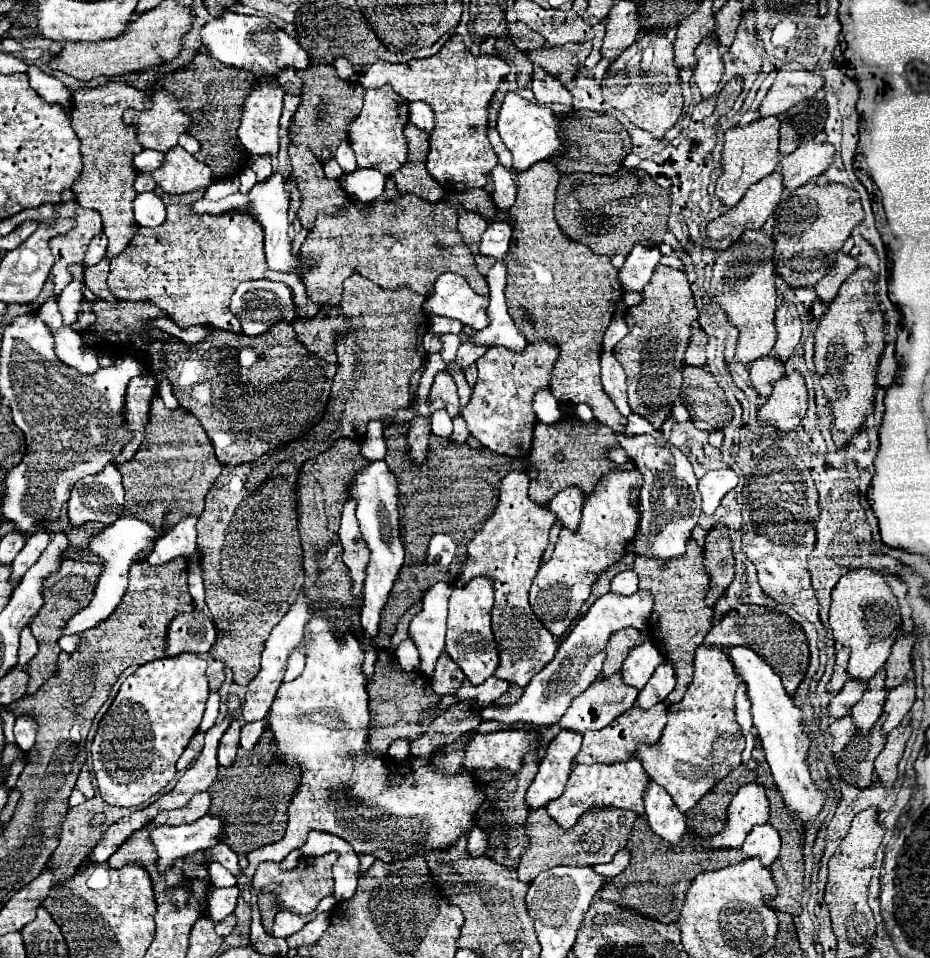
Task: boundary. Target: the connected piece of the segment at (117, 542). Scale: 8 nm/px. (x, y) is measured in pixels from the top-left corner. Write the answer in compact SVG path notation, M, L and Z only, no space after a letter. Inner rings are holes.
M123 517L123 519L115 521L113 525L105 527L99 533L99 537L95 537L95 541L91 543L91 553L99 555L105 561L105 573L101 575L101 583L97 585L97 593L95 593L91 605L69 619L69 625L63 631L65 635L87 631L87 629L99 625L101 621L105 621L115 611L115 607L123 601L123 595L125 595L125 591L129 587L129 569L131 569L131 565L137 563L137 561L143 561L143 557L137 555L137 553L149 555L153 551L153 545L155 545L157 539L159 539L157 531L151 525L147 525L145 521L137 519L137 517Z

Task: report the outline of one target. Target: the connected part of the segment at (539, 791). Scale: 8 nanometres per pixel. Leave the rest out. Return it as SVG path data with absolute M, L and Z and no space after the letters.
M561 731L545 751L545 757L539 765L539 773L535 775L531 789L527 791L529 811L537 811L545 807L549 801L561 797L567 787L569 773L573 771L573 757L581 749L583 737L579 733Z

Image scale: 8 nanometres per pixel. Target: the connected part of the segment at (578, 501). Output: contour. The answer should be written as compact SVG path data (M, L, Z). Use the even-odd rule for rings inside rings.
M575 485L559 491L549 501L549 509L557 513L557 519L563 523L565 529L577 529L581 517L581 505L583 505L583 491Z

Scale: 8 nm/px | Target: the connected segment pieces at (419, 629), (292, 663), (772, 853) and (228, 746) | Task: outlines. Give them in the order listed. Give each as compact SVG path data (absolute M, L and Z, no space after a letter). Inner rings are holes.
M437 583L433 585L425 599L421 613L409 625L411 639L419 649L420 667L427 677L431 677L439 658L444 650L447 630L447 601L451 597L453 585Z
M295 649L289 657L289 671L285 673L285 681L291 681L291 679L297 679L305 669L305 659L303 659L303 653L301 649Z
M757 825L755 829L751 829L741 849L743 853L753 853L753 857L759 857L761 865L771 867L773 861L779 857L781 839L771 825Z
M235 719L231 723L231 727L227 729L227 733L223 735L221 743L219 743L219 765L223 767L229 767L237 755L237 749L239 749L239 731L243 727L243 721L241 719Z

